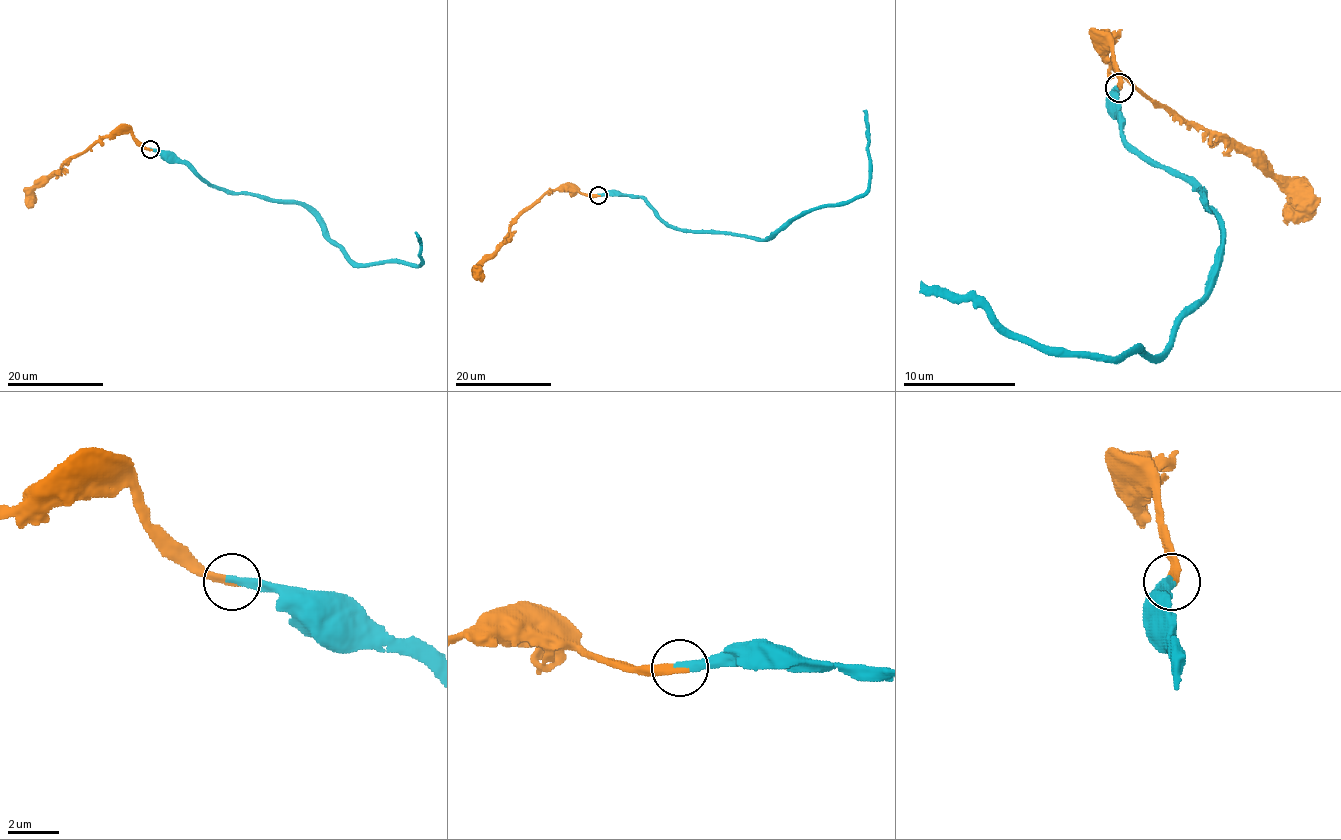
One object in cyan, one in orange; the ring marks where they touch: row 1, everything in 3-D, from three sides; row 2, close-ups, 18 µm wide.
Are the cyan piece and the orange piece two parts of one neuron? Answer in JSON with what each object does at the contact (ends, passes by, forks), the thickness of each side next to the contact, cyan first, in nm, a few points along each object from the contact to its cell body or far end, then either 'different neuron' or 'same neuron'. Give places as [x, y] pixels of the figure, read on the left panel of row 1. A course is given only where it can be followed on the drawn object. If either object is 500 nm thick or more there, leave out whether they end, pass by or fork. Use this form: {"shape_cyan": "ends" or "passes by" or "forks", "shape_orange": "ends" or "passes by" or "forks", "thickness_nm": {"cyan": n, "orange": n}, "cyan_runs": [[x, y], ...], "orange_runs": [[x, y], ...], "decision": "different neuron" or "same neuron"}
{"shape_cyan": "ends", "shape_orange": "ends", "thickness_nm": {"cyan": 320, "orange": 300}, "cyan_runs": [[150, 150], [172, 152], [198, 177], [233, 193], [301, 203], [357, 263], [418, 264], [415, 232]], "orange_runs": [[150, 150], [130, 131], [102, 136], [46, 177], [33, 191], [33, 202], [28, 206]], "decision": "same neuron"}

